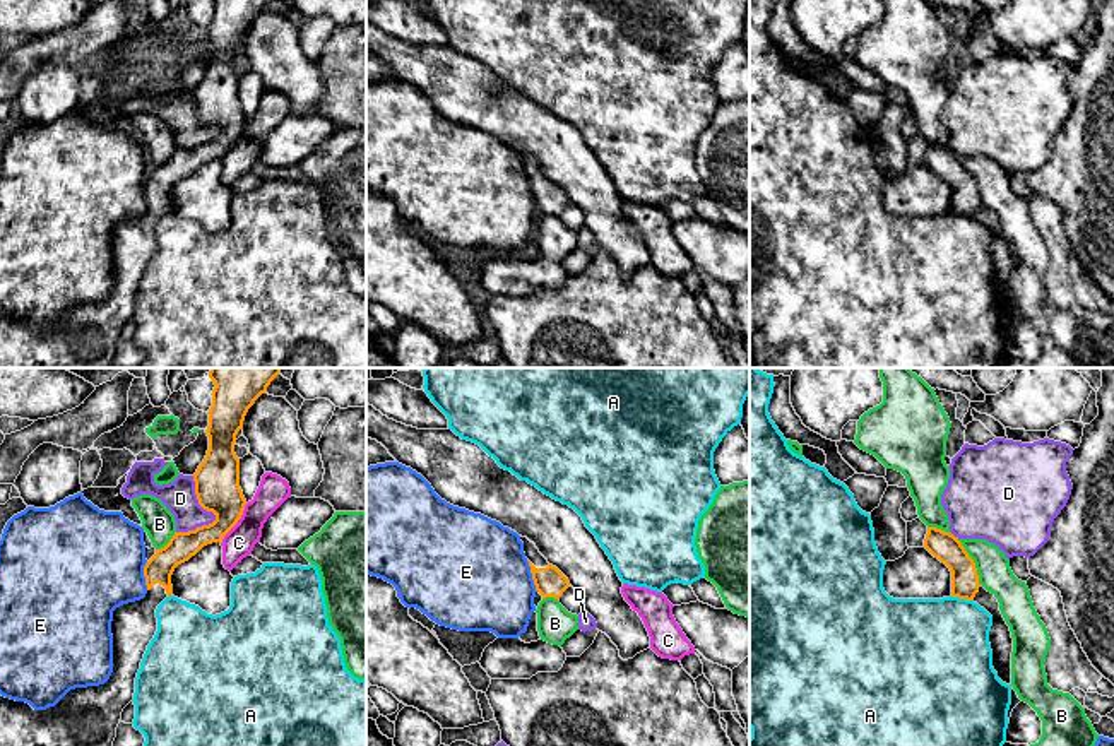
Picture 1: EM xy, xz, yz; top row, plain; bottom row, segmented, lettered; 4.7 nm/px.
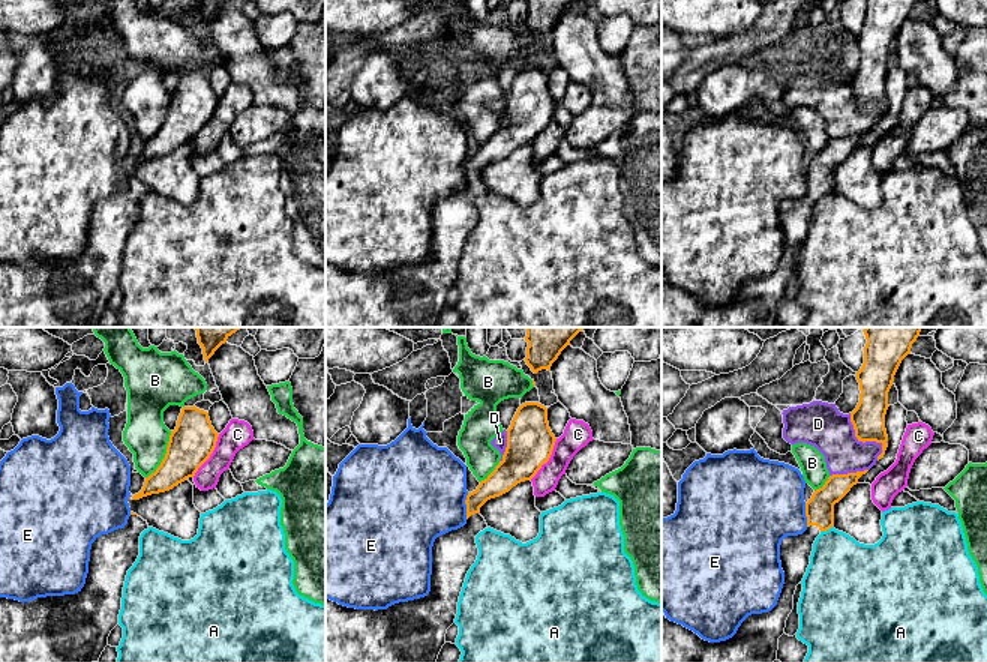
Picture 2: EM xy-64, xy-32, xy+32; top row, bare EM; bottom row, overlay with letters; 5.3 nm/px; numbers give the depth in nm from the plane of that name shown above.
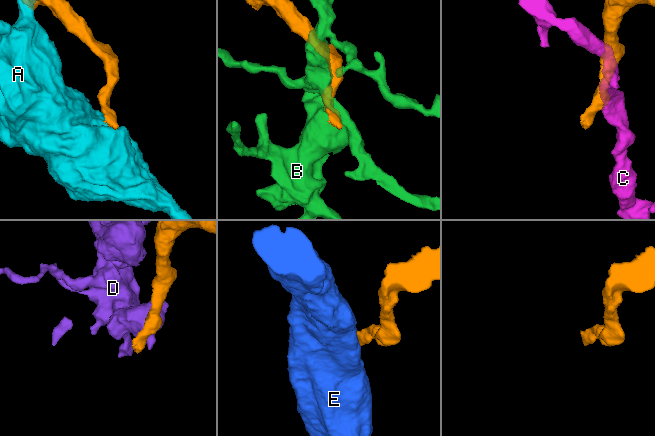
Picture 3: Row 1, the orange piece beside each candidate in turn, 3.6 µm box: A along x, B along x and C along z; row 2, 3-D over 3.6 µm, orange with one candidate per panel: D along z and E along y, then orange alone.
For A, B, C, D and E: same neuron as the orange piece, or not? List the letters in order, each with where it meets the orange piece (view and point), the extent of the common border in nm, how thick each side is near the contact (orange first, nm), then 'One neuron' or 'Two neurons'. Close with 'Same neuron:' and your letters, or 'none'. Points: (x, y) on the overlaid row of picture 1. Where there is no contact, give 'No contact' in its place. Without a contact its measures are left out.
A: Touches orange at yz (962, 597). Shared border 110 nm. Thickness 140 nm (orange) against 440 nm. Two neurons
B: Touches orange at yz (972, 562). Shared border 240 nm. Thickness 140 nm (orange) against 160 nm. Two neurons
C: Touches orange at xy (237, 522). Shared border 220 nm. Thickness 220 nm (orange) against 150 nm. Two neurons
D: Touches orange at xy (214, 514). Shared border 280 nm. Thickness 220 nm (orange) against 150 nm. Two neurons
E: Touches orange at xz (533, 575). Shared border 160 nm. Thickness 140 nm (orange) against 480 nm. Two neurons
Same neuron: none

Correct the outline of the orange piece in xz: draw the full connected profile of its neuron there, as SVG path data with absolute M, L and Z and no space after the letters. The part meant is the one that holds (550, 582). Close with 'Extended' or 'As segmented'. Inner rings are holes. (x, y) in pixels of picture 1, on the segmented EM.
M522 536L520 541L524 542L524 553L529 560L536 590L542 595L542 599L560 599L570 587L568 578L556 566L548 563L548 560L539 553L534 542Z. Extended

